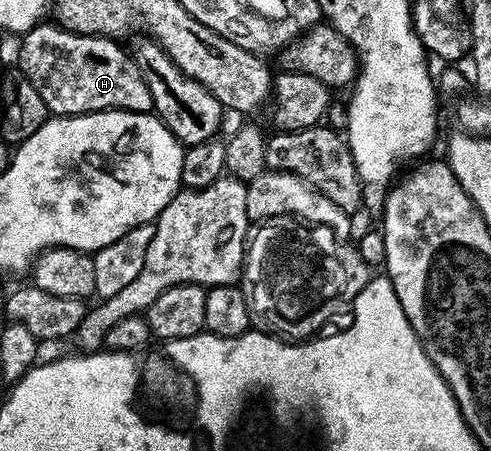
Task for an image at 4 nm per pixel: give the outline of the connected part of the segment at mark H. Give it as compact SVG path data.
M38 24L33 30L23 35L20 46L20 63L18 69L30 80L45 101L46 108L56 116L73 114L96 114L100 110L129 110L135 114L147 114L152 110L150 88L138 72L138 64L131 53L123 50L119 41L101 38L98 34L75 34L65 30L59 24L44 26Z

